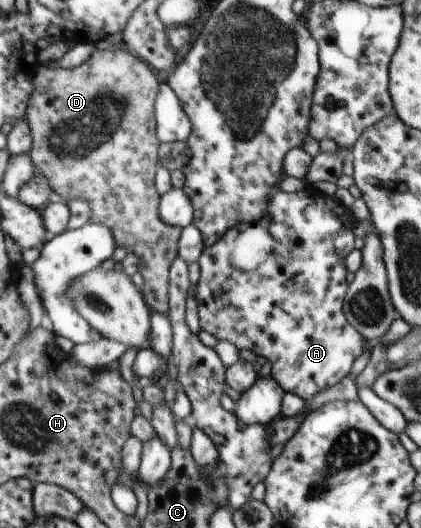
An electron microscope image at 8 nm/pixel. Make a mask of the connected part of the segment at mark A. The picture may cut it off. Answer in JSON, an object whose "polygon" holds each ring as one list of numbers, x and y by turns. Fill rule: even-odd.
{"polygon":[[307,189,297,192,276,190,269,199,268,211,256,223,243,223,229,229,216,245,204,248,197,261,200,279,197,283,200,327,219,341,226,340,239,351,253,351,272,363,271,377,286,392,295,393,310,401,322,389,332,387,350,376,352,363,364,352,359,331,348,321,344,313,344,298,349,284,346,283,346,257,354,250,354,228,358,220,351,210,336,199],[246,231,266,231,272,237,272,253,268,261,256,261,254,269,242,271,232,263,238,249,238,235]]}

